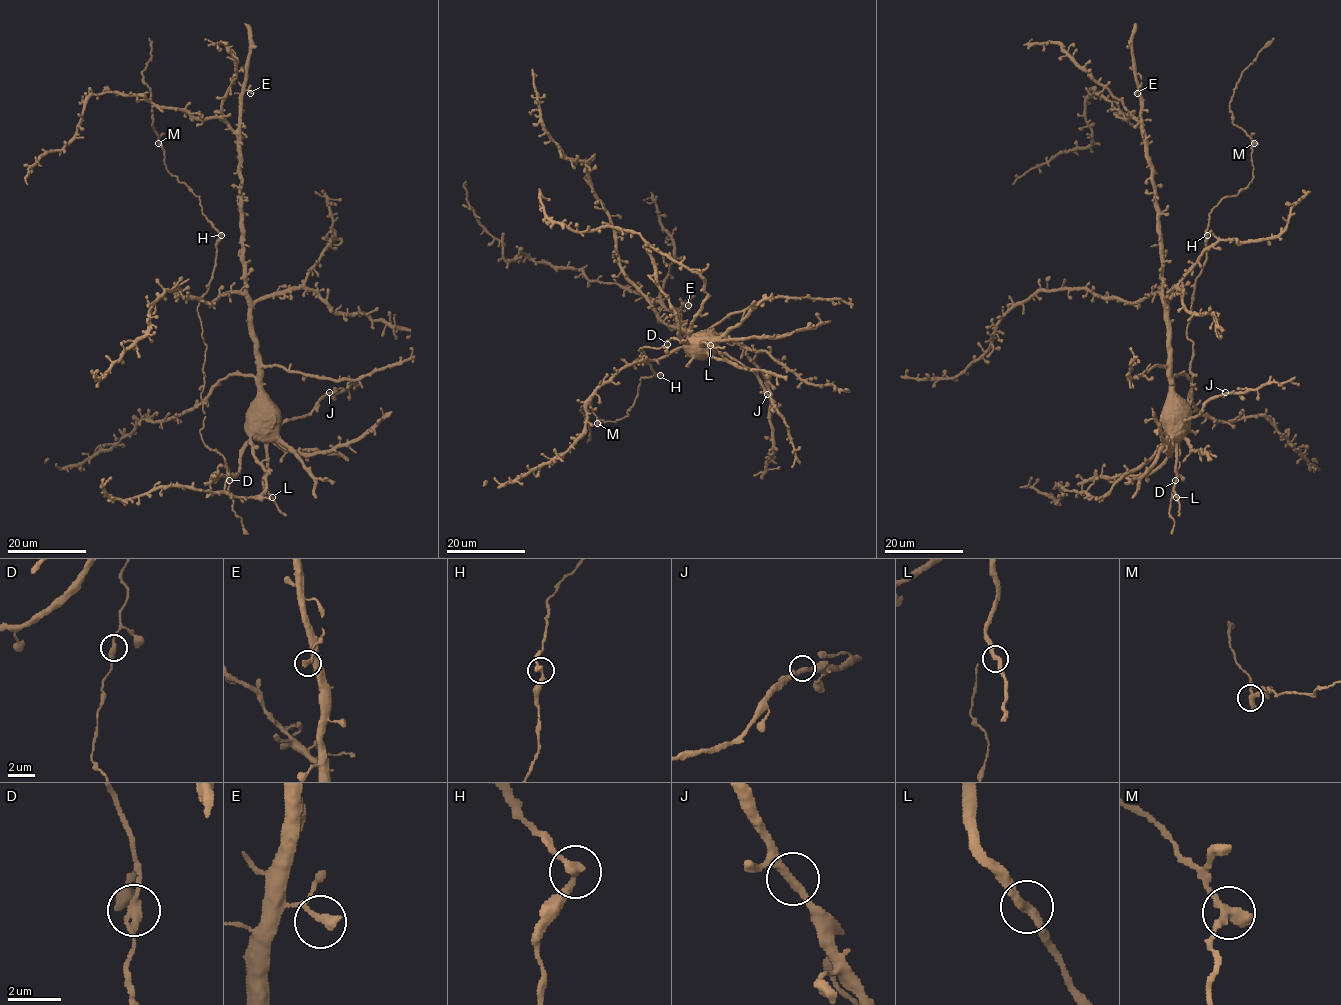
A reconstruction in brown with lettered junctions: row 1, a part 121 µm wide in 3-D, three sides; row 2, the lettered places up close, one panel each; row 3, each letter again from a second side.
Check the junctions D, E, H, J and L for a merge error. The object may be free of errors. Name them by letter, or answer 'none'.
H

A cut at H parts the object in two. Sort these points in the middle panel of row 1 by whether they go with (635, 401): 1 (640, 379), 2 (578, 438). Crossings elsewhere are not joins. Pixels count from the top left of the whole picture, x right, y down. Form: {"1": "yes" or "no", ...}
{"1": "yes", "2": "no"}

